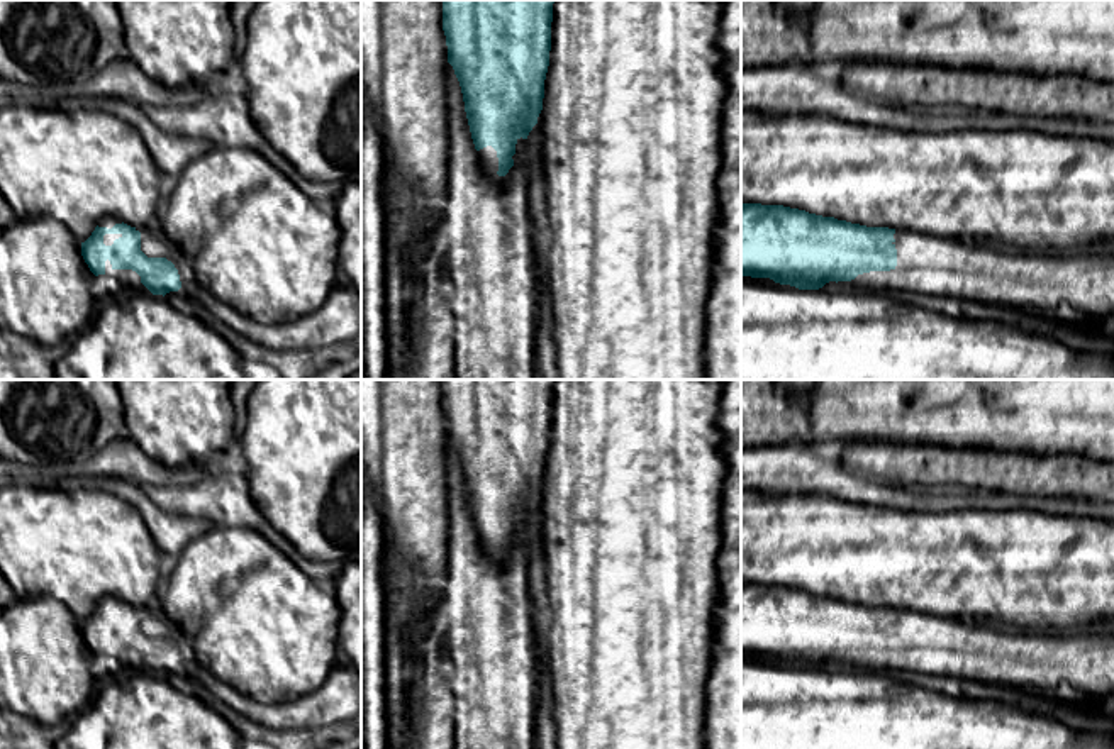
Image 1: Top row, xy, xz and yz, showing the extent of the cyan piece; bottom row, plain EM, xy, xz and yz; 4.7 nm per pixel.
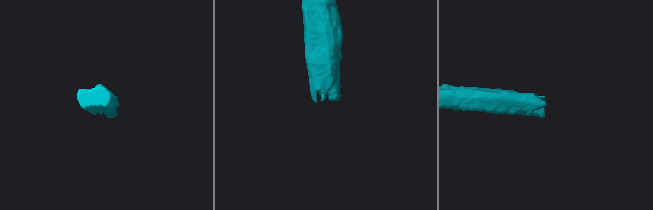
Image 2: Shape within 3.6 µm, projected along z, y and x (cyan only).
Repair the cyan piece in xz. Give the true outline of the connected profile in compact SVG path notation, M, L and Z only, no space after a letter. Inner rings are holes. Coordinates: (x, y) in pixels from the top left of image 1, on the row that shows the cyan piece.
M443 0L443 31L448 63L460 81L465 112L482 169L493 181L502 181L514 164L524 168L534 202L541 186L544 80L549 66L551 22L554 0Z

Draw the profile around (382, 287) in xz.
M361 92L361 380L392 380L402 358L405 307L398 263L397 217L388 203L388 147Z

